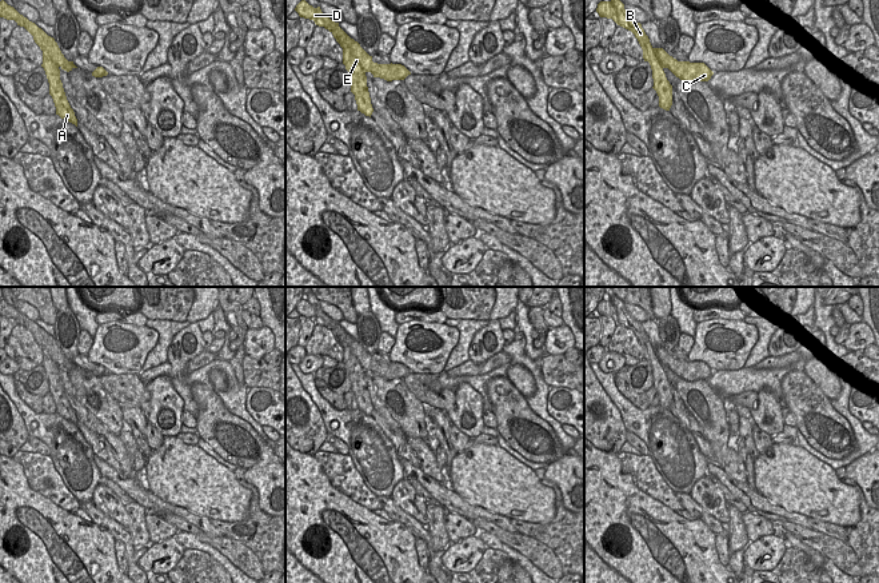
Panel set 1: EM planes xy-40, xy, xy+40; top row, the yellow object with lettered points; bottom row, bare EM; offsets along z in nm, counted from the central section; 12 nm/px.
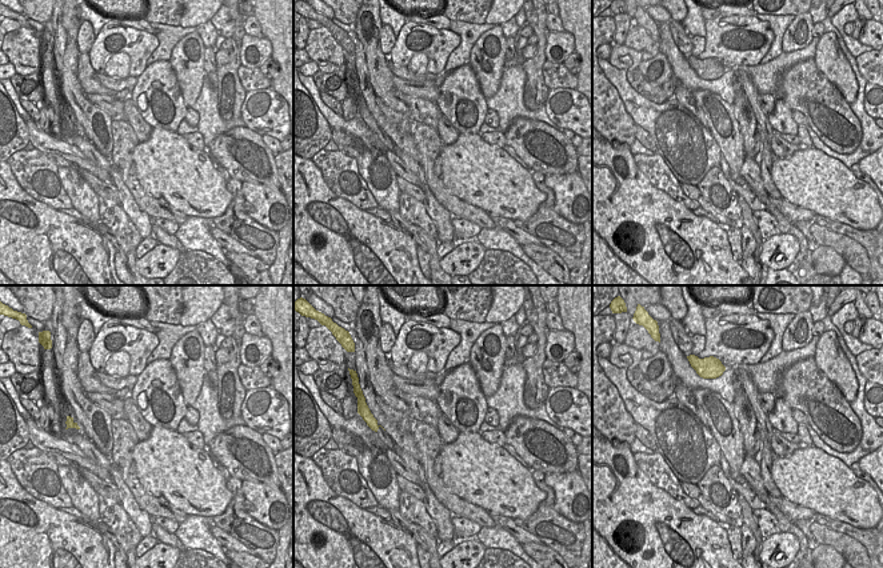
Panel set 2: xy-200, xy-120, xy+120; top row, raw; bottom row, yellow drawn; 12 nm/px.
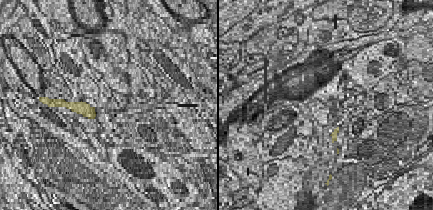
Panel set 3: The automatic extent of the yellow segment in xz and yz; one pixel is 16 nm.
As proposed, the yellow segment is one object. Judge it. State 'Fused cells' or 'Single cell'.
Single cell.

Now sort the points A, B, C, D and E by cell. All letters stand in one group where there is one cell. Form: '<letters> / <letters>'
A B C D E

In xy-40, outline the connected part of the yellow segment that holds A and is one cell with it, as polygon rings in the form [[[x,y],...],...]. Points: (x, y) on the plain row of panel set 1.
[[[4,299],[0,300],[0,316],[4,316],[7,319],[15,319],[17,324],[24,326],[33,335],[35,342],[43,350],[41,366],[44,367],[49,382],[49,394],[53,398],[56,414],[77,426],[77,418],[67,399],[63,382],[60,379],[61,368],[69,371],[77,366],[73,363],[73,360],[68,360],[64,356],[53,336],[48,335],[41,327],[39,327],[35,322],[29,320],[23,314],[20,314]]]

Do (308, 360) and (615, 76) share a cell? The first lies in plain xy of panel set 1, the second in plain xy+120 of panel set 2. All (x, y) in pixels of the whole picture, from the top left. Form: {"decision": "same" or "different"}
{"decision": "different"}

